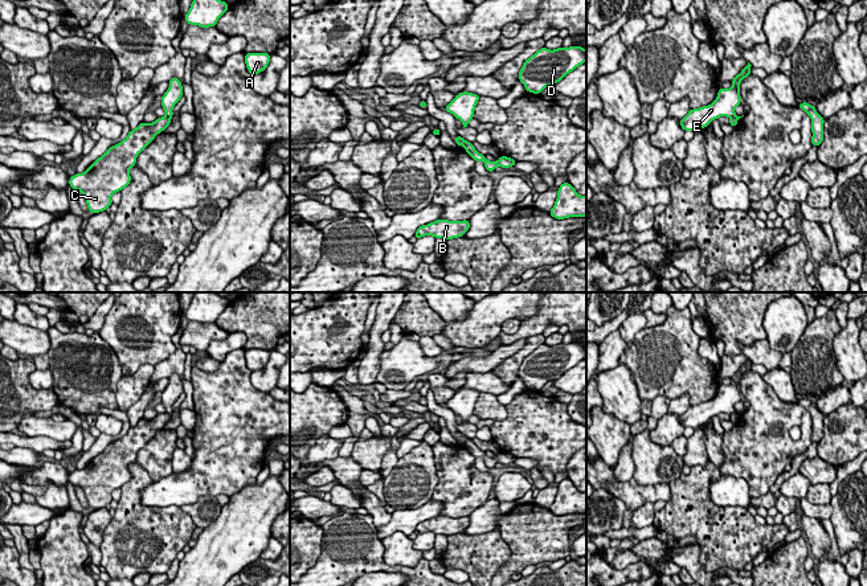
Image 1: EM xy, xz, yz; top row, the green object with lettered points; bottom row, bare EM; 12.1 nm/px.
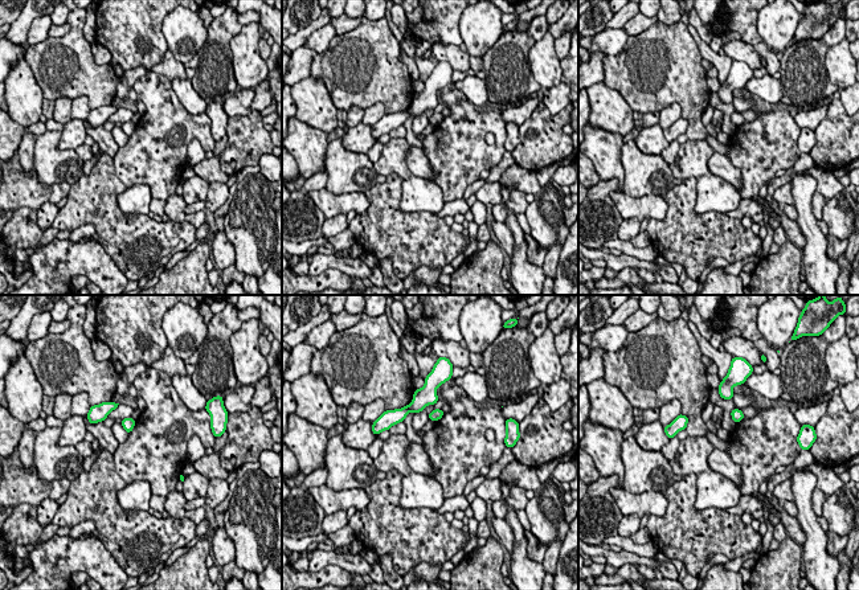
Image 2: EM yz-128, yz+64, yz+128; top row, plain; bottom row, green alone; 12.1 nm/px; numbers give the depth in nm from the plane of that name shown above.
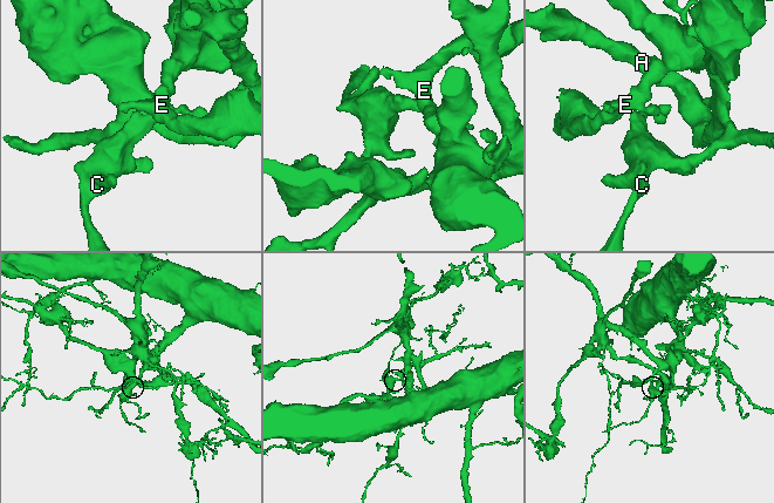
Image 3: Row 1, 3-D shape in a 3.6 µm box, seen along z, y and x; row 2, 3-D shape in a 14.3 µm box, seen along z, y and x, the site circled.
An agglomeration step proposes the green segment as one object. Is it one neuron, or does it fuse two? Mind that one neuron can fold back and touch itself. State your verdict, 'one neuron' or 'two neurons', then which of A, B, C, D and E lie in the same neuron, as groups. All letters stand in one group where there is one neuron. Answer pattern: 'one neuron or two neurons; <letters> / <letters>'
two neurons; A B C / D E

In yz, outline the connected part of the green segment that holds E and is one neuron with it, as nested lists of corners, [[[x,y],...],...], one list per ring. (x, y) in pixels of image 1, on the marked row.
[[[748,62],[741,73],[731,81],[731,89],[720,87],[713,103],[694,110],[691,108],[688,114],[680,119],[682,128],[684,131],[699,132],[719,116],[736,118],[737,120],[743,118],[735,114],[735,108],[741,103],[740,82],[752,74],[751,66]]]

